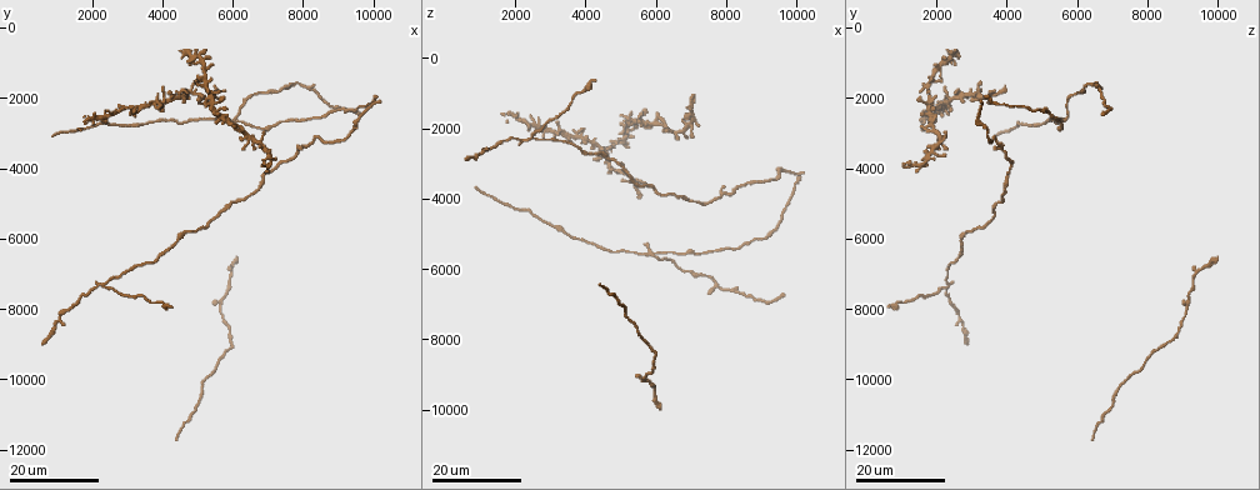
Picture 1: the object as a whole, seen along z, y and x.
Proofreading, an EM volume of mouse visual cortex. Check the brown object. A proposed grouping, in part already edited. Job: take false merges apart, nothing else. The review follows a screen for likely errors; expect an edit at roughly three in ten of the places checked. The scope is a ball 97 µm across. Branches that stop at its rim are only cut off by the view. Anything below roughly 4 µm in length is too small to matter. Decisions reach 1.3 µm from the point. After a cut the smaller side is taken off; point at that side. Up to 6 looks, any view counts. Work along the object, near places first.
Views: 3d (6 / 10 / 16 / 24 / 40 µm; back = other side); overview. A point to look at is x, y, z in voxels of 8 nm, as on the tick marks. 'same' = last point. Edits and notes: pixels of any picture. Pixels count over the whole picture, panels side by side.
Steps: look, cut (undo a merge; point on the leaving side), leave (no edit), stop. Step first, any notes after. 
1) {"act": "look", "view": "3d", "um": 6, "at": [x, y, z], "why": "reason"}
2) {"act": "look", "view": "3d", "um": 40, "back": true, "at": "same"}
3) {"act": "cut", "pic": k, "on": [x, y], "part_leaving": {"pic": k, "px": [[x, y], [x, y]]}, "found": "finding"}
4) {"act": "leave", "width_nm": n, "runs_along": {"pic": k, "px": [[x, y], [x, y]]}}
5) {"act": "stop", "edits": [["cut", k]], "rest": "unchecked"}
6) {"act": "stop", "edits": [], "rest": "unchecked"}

{"act": "look", "view": "3d", "um": 24, "at": [7000, 3500, 1900], "why": "a fork"}

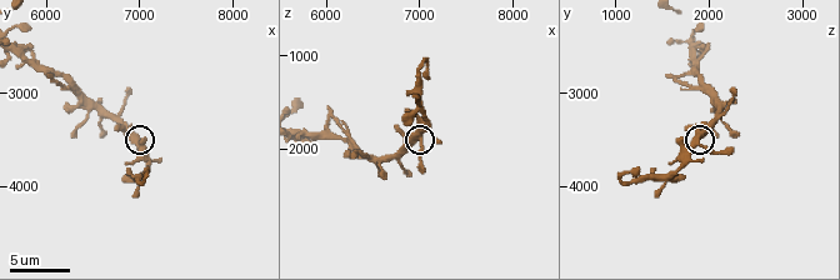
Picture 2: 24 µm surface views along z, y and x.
{"act": "look", "view": "3d", "um": 6, "at": [7000, 3550, 1900]}

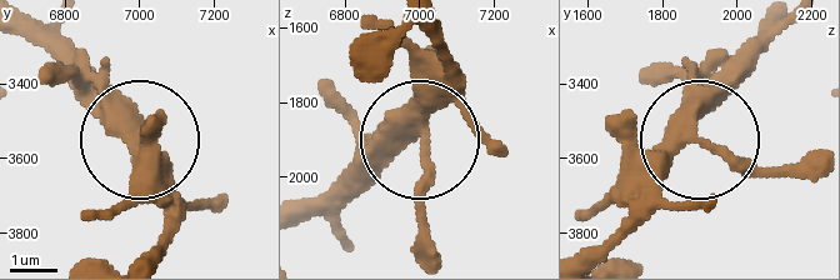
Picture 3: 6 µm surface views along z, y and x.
{"act": "leave", "runs_along": {"pic": 3, "px": [[311, 210], [348, 198], [419, 134], [443, 34]]}, "found": "one cell here"}

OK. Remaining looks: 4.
{"act": "look", "view": "3d", "um": 16, "at": [2300, 7400, 2300], "why": "three arms meet"}

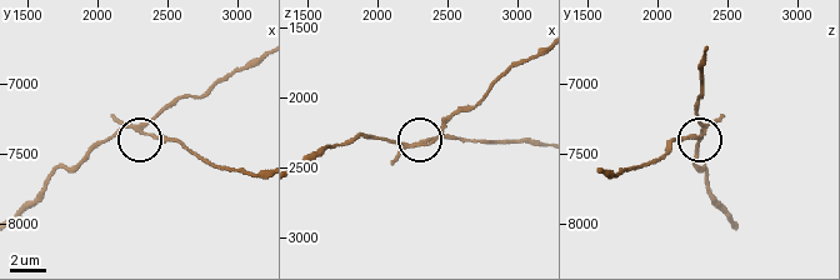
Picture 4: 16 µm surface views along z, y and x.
{"act": "look", "view": "3d", "um": 10, "at": [2320, 7340, 2340]}

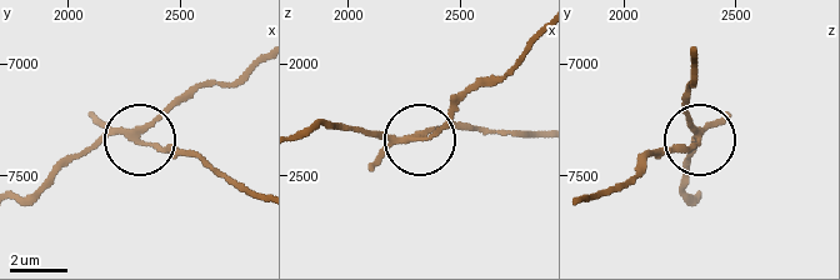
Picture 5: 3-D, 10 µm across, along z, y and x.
{"act": "cut", "pic": 5, "on": [168, 148], "part_leaving": {"pic": 5, "px": [[129, 131], [198, 155], [255, 191]]}, "found": "a second cell is stuck on"}

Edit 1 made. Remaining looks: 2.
{"act": "look", "view": "3d", "um": 24, "at": [6000, 6900, 9500], "why": "two arms in line, one across"}

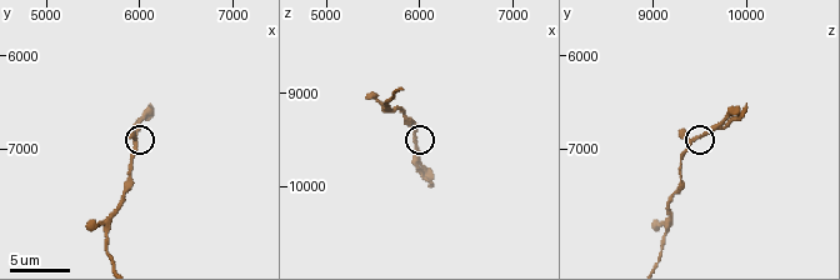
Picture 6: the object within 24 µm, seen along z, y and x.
{"act": "look", "view": "3d", "um": 6, "at": [5950, 6900, 9450]}

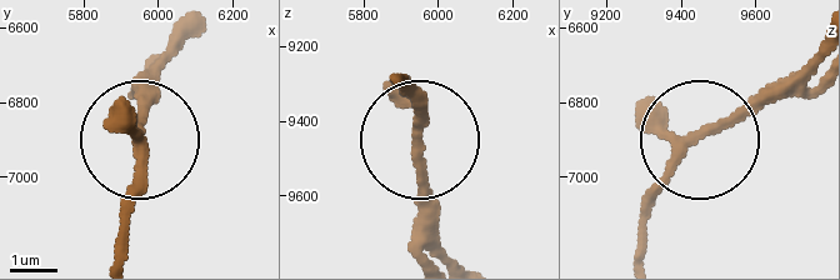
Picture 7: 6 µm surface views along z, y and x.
{"act": "leave", "width_nm": 200, "found": "one cell here"}

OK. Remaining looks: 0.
{"act": "stop", "edits": [["cut", 5]], "rest": "unchecked"}

